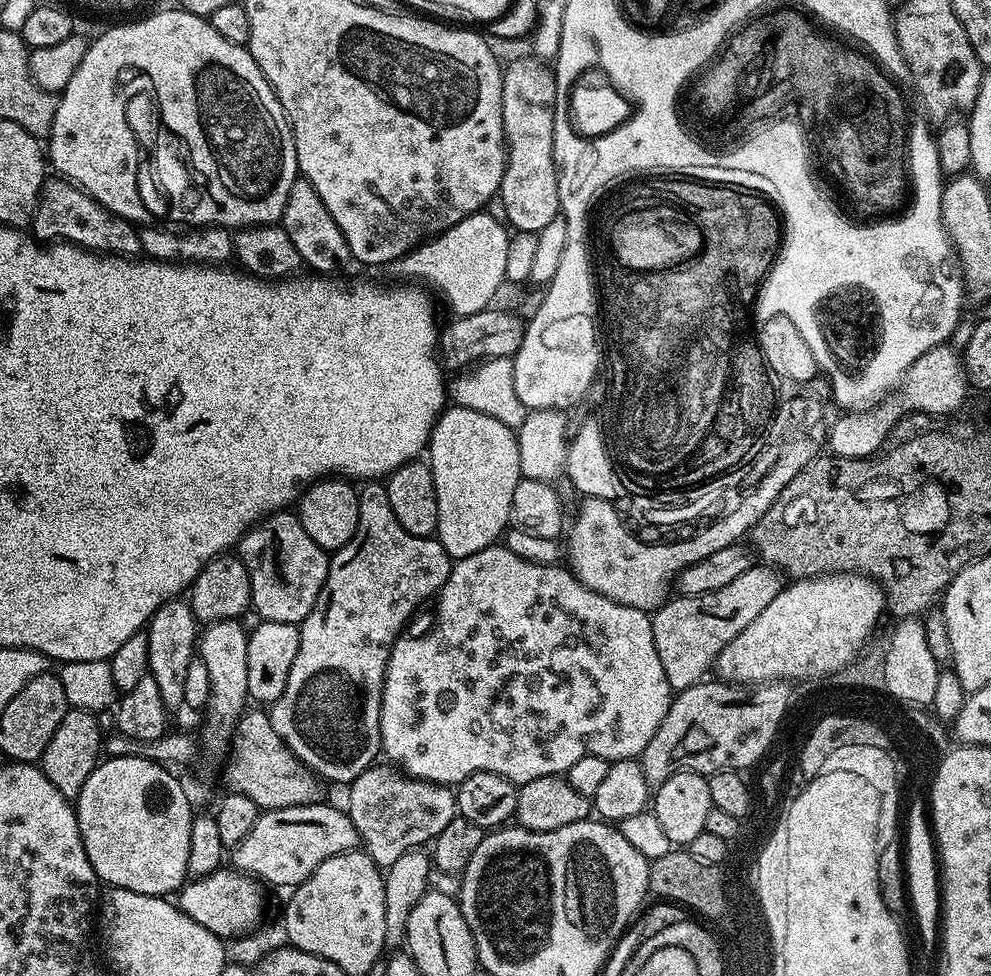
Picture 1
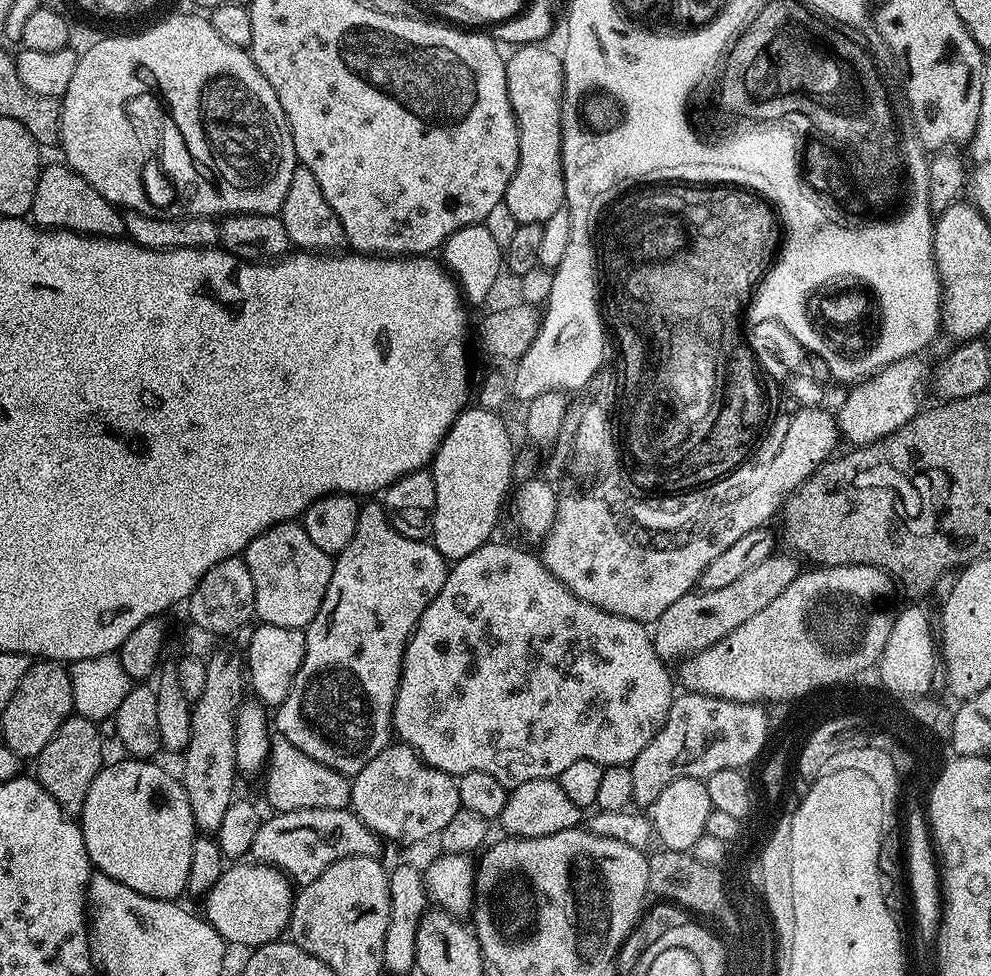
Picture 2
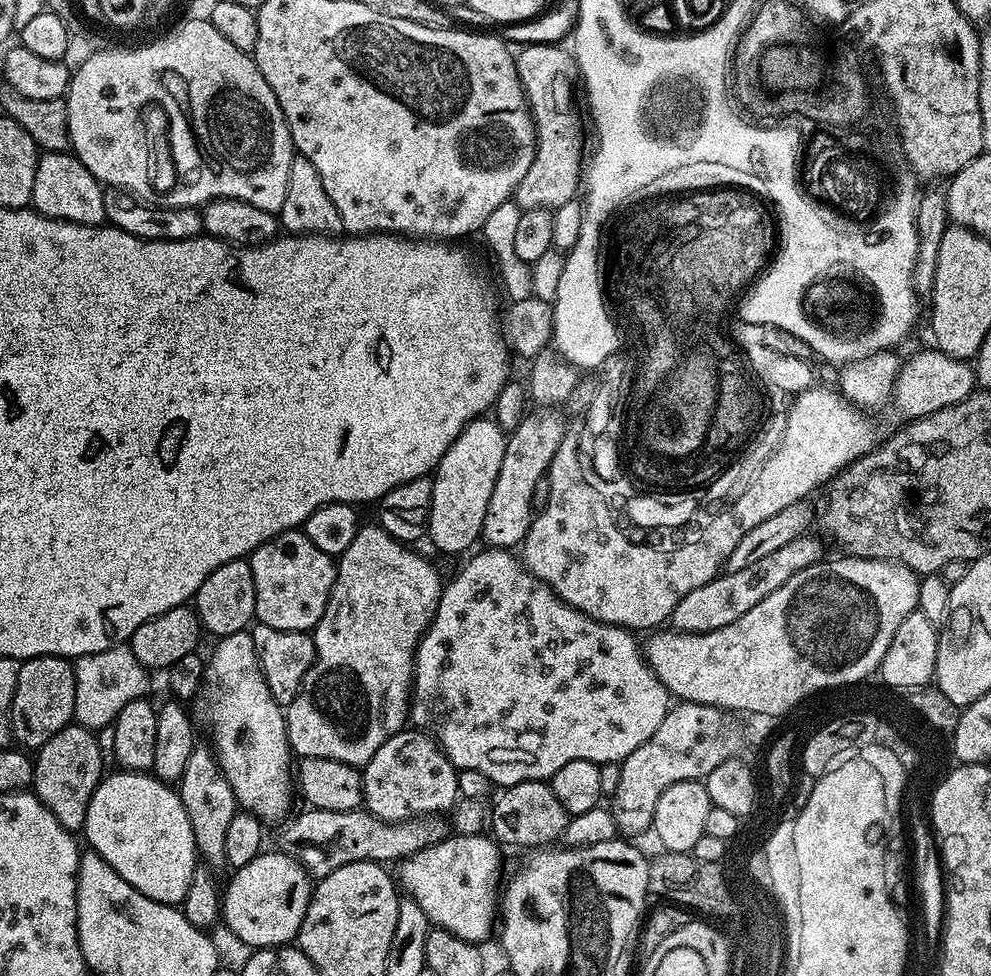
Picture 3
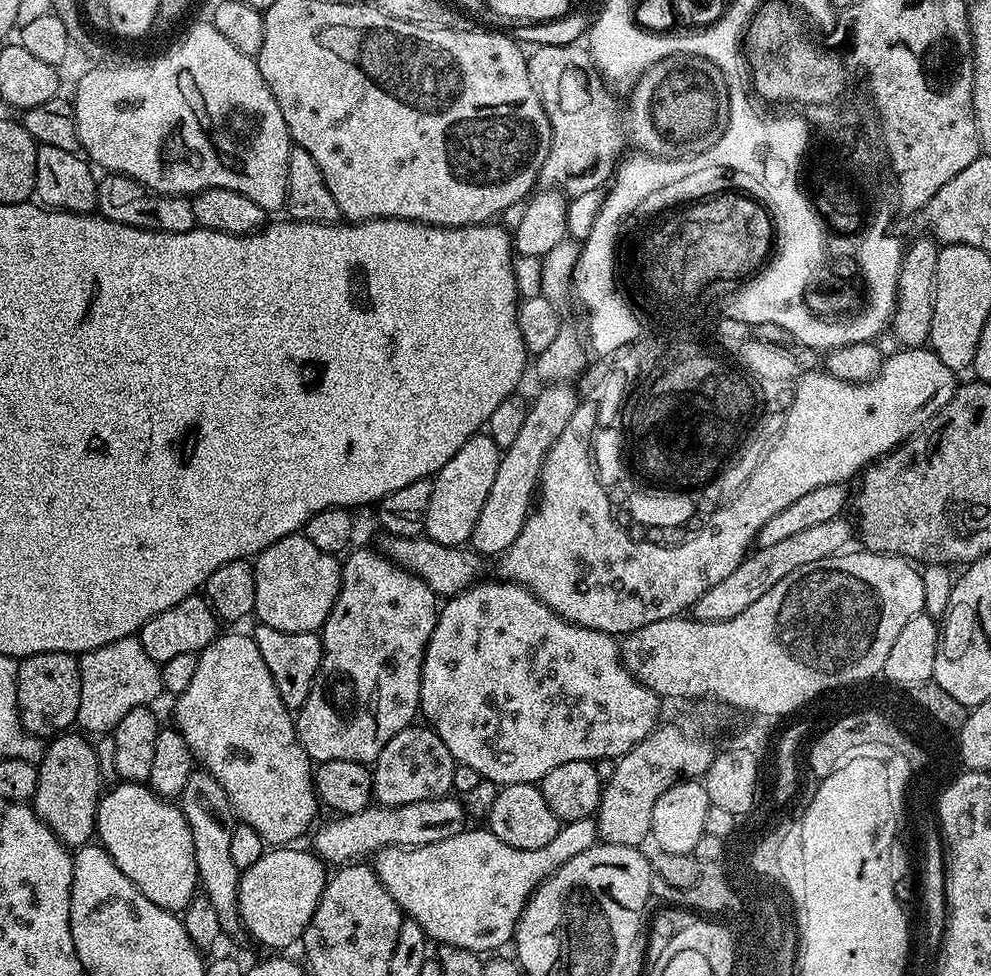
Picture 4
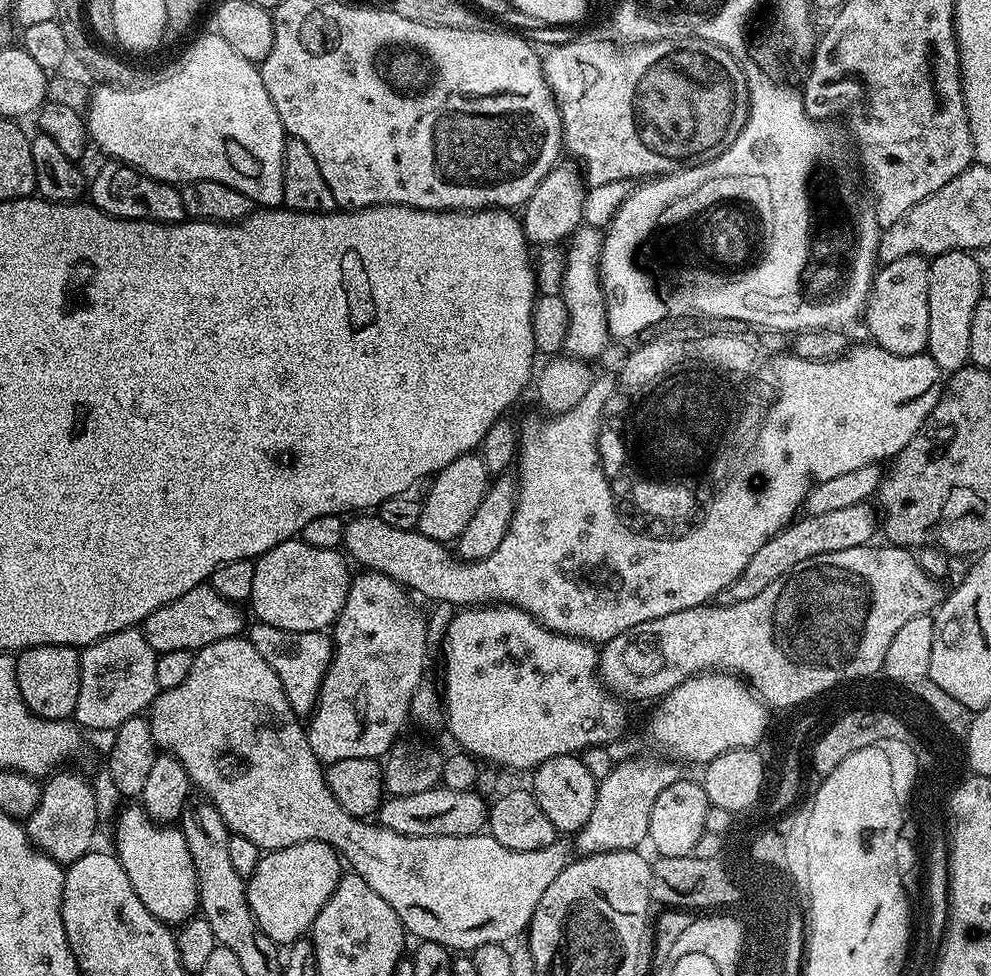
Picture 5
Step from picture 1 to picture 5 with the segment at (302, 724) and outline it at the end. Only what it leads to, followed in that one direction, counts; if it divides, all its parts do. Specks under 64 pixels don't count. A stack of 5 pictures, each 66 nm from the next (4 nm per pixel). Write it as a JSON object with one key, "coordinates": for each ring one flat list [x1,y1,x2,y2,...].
{"coordinates":[[360,570,351,577,348,586,348,597,342,606,342,610,338,614,336,623,331,629,330,635,332,643,335,645,332,661,326,674,324,681,320,687,320,696,316,699,316,709,312,711,310,719,306,724,308,733,308,741,310,742,310,750,314,750,314,754,325,765,338,762,342,758,370,758,375,760,383,757,391,750,393,744,397,743,400,731,404,728,404,723,409,723,411,710,411,700,414,698,416,689,425,683,424,667,428,664,428,632,430,633,429,621,426,619,426,612,423,612,414,599,413,593,405,588,403,584,399,584,382,572,371,572,369,570]]}

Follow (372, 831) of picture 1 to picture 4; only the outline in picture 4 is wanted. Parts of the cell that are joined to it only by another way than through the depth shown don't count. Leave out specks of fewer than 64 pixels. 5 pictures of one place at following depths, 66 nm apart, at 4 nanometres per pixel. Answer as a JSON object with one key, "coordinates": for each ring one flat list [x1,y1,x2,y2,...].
{"coordinates":[[430,726,403,728,377,754,371,765,372,795,377,805,386,808,406,806,410,802,426,802,453,791,452,779,457,763,452,759,446,742]]}

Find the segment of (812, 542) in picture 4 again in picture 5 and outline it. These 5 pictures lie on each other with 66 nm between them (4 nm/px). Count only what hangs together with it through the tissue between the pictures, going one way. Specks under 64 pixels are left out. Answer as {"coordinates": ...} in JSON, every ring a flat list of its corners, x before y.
{"coordinates":[[865,502,858,506,846,506,839,510,830,510,827,514,805,515,797,518,770,542,758,549,758,554,750,558,746,570,738,574,738,578,730,589,731,599,735,602,746,602,746,598,754,598,754,594,762,594,770,582,782,578,798,562,806,562,806,558,818,558,818,554,834,554,834,550,854,550,854,546,872,544,872,535,878,532,878,512,871,503]]}

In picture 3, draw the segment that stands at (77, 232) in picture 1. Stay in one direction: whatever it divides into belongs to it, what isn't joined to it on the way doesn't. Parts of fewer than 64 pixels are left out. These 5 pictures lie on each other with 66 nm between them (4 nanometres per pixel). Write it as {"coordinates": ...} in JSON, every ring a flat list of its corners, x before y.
{"coordinates":[[71,151,44,152,37,159,34,170,34,190,31,207,51,220,65,220,75,224,100,226,108,219,104,201,105,185,82,166,82,162]]}

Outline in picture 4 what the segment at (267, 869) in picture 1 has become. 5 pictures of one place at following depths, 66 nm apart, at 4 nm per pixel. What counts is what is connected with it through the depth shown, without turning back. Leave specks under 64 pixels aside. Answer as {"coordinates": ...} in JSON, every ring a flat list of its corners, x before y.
{"coordinates":[[451,795,439,796,433,800,410,802,397,808,369,806,358,810,358,814,337,815,332,818,336,820,328,820,324,825,321,823,311,833,311,851,315,852,325,865,343,866,361,858,371,857,382,848,417,848,430,842,442,842,465,831,466,828,464,805,459,799,452,799]]}

